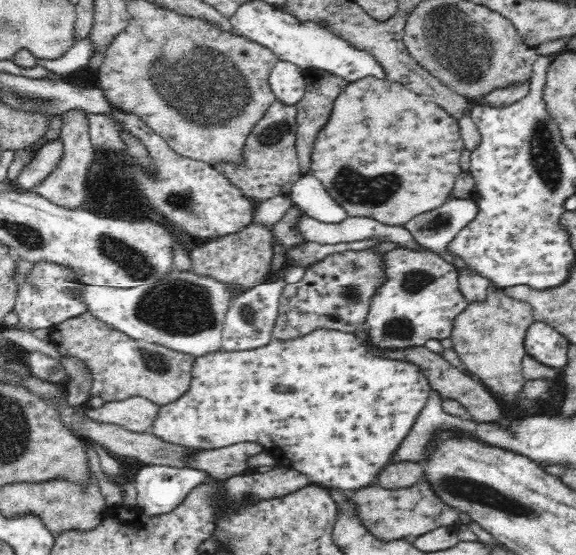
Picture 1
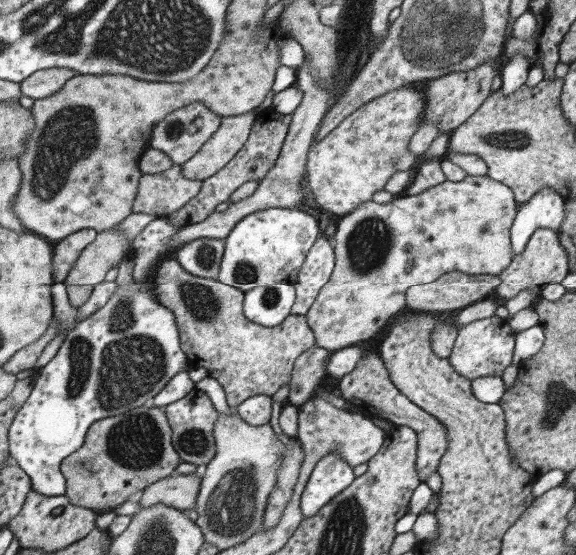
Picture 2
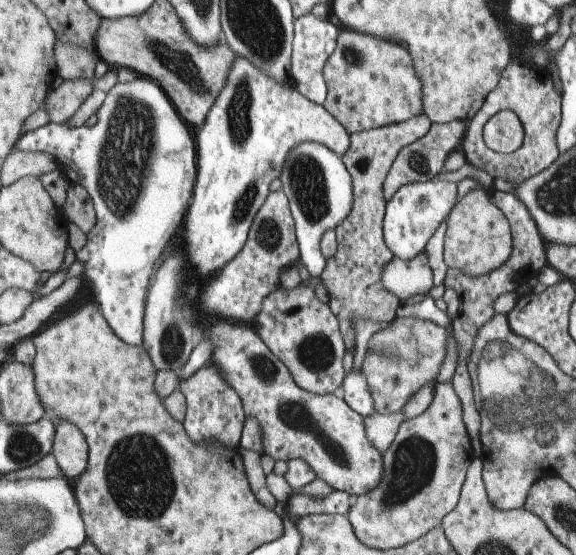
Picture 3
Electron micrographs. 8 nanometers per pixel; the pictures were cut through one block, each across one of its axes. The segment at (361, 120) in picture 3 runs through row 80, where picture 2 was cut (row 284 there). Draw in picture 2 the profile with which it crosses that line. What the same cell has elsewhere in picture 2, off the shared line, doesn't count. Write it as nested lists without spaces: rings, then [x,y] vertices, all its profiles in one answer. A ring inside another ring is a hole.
[[[467,176],[461,182],[441,182],[417,196],[397,196],[387,204],[365,202],[337,222],[333,234],[335,268],[329,282],[319,290],[313,306],[307,310],[307,326],[315,336],[315,346],[329,350],[341,350],[371,338],[391,316],[405,308],[407,288],[429,284],[447,272],[463,272],[467,276],[499,276],[511,264],[511,240],[509,230],[517,214],[517,202],[501,182],[485,176]]]

